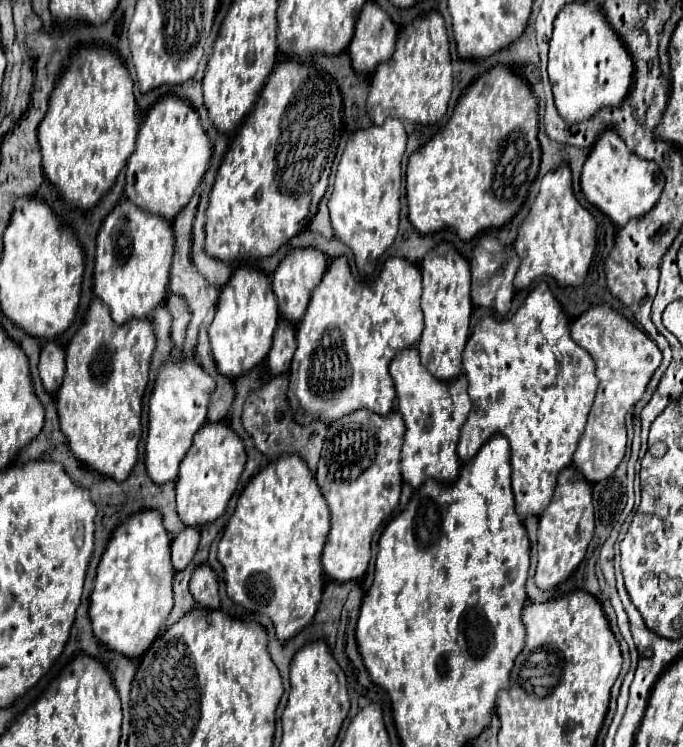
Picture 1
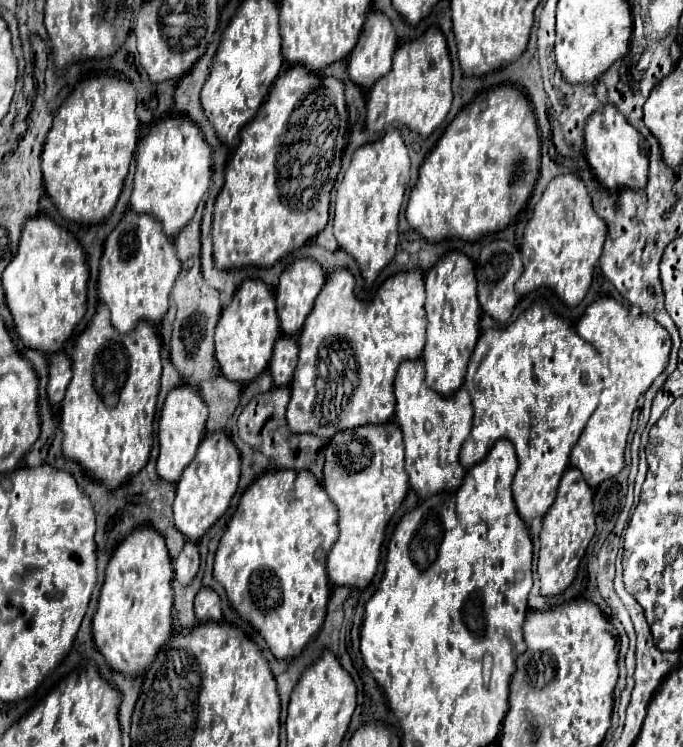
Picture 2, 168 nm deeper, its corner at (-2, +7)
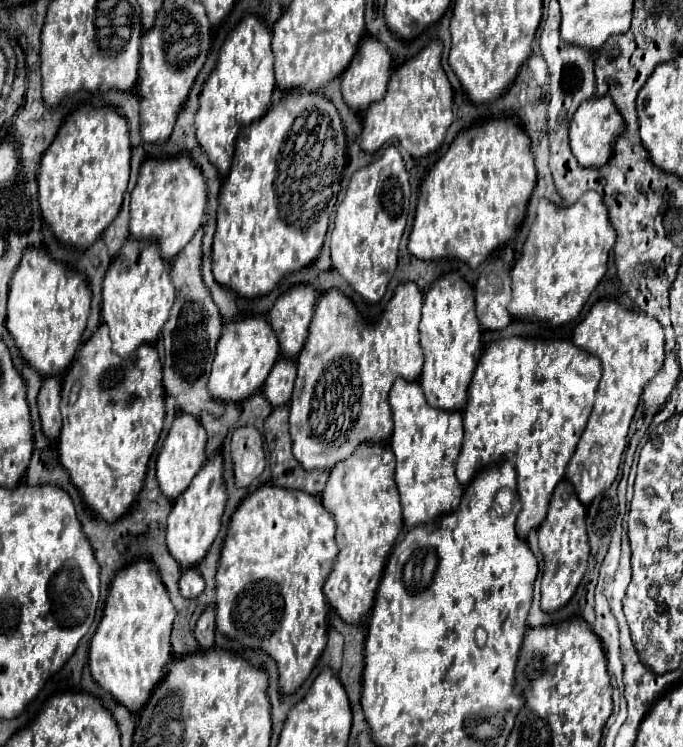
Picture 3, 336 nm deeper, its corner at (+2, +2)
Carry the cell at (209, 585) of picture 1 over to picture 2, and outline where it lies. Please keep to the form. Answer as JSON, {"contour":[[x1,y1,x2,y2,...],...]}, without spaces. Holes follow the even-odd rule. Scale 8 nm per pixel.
{"contour":[[203,588,195,598,195,614,199,622,221,622,221,600,211,588]]}

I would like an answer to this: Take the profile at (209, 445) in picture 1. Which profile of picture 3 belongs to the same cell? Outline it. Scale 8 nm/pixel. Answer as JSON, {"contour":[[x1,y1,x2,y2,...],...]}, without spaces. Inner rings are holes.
{"contour":[[217,453,217,457,209,457,205,461,205,469,197,473,193,485,189,485,189,489,181,497,177,497,177,501,173,501,173,509,167,519,167,547,169,553,179,561,181,569,197,565,205,557,205,553,209,551,211,543,219,533,225,505,227,485,223,473,223,457]]}

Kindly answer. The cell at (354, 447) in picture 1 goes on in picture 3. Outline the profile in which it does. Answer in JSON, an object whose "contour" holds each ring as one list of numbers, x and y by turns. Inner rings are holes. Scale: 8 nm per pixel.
{"contour":[[389,443,359,445,351,457,339,461,337,467,329,471,321,501,335,517,339,547,333,569,323,585,323,593,341,619,359,623,373,605,387,555,403,525,399,489,395,485,395,457]]}

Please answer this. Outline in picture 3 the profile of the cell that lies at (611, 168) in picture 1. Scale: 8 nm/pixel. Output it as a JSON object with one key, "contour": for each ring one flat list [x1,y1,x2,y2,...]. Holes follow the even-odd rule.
{"contour":[[611,97,583,101,583,105,579,105,579,109,575,111,575,117,571,121,571,151,581,167,601,169,609,163,615,143,623,135,623,131,625,131,625,121,623,121,619,109,613,105]]}

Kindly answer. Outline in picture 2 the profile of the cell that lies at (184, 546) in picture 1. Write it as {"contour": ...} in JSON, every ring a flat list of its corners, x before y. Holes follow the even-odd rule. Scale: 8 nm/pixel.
{"contour":[[187,542,181,550,181,556,175,560,175,580,183,586,191,584,199,572,199,550,197,544]]}

